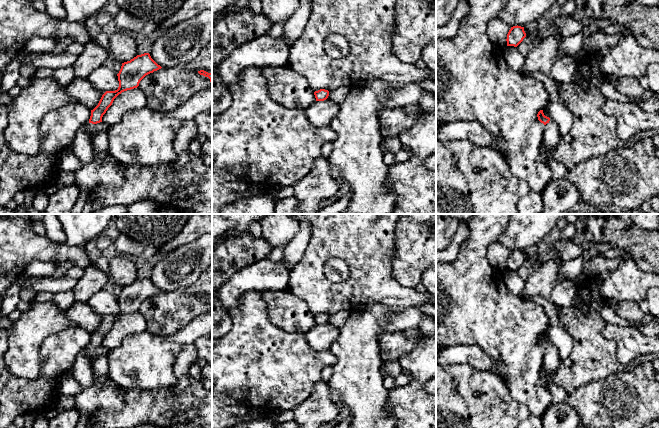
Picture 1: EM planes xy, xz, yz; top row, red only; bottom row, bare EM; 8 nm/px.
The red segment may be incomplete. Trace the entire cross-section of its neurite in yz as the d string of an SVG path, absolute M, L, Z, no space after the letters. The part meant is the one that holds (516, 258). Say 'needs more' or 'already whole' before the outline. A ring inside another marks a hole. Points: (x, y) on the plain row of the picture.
already whole; M513 250L509 254L507 258L507 270L517 271L523 263L526 261L526 257L524 255L524 251L521 250Z

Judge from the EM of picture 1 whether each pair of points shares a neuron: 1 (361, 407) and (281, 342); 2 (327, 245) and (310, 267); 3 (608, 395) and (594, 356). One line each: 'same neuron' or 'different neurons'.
1: different neurons
2: same neuron
3: different neurons

